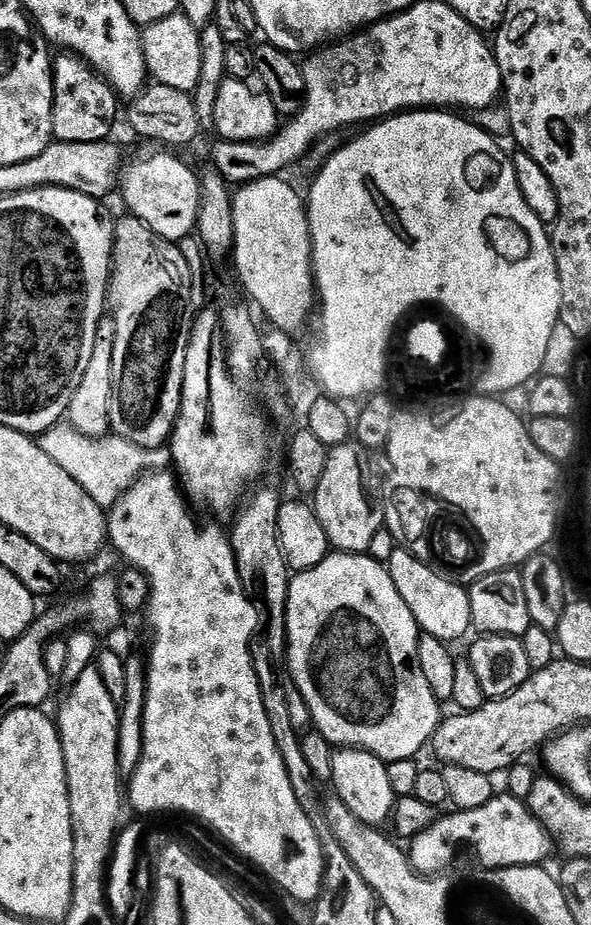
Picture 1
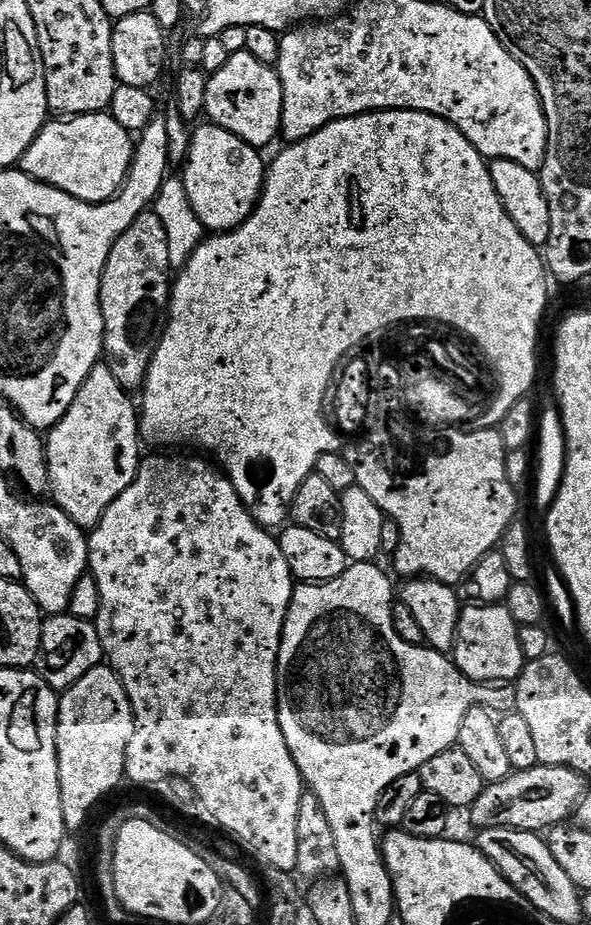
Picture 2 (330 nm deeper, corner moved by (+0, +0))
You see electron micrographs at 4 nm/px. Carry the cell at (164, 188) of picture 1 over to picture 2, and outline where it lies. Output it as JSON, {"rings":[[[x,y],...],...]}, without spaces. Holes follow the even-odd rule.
{"rings":[[[107,111],[88,116],[56,118],[44,125],[26,150],[23,171],[38,182],[49,184],[88,204],[111,200],[123,188],[132,170],[134,140]]]}

